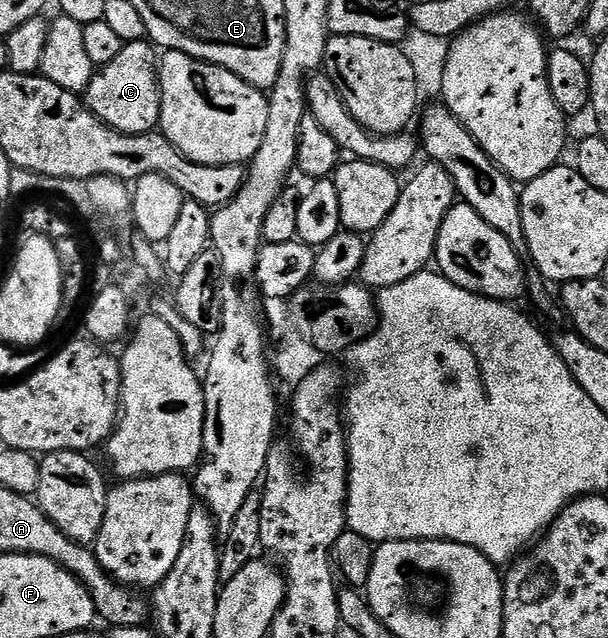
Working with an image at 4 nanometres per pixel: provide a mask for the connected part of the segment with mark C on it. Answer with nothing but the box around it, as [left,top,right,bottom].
[86,41,160,134]

